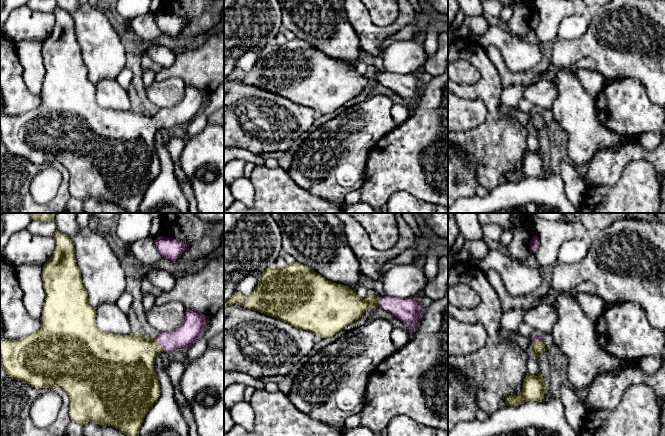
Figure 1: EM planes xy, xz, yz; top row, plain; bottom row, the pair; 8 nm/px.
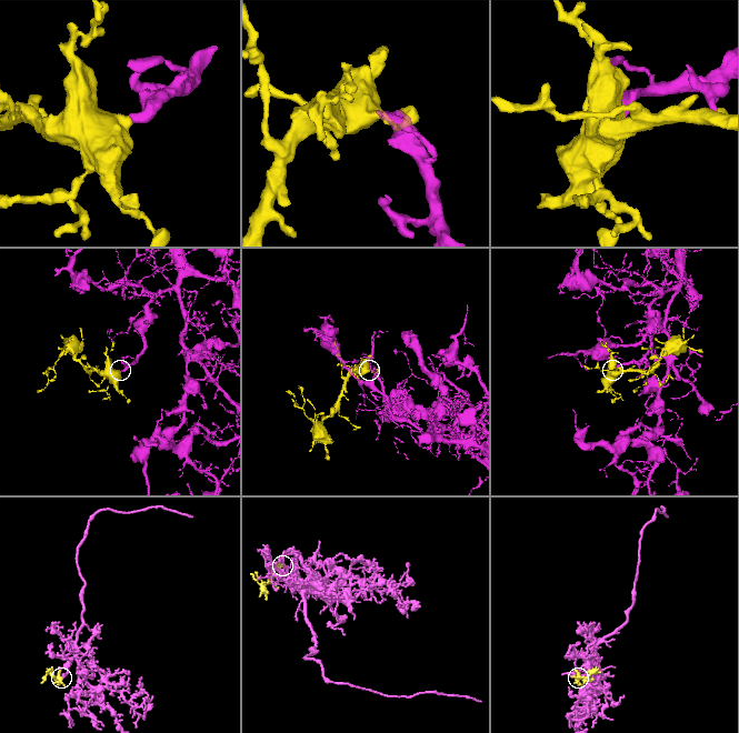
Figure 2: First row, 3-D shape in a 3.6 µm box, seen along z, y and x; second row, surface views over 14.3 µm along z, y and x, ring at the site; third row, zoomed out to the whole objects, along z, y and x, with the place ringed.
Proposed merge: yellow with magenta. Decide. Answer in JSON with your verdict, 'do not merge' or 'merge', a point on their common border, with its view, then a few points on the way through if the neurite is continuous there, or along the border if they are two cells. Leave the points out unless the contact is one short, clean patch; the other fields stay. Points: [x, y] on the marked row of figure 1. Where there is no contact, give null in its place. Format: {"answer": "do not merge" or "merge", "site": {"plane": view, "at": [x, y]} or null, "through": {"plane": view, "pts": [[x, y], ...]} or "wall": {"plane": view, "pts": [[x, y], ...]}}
{"answer": "merge", "site": {"plane": "xy", "at": [158, 344]}, "through": {"plane": "xy", "pts": [[131, 358], [137, 352], [158, 344], [162, 341], [180, 339]]}}

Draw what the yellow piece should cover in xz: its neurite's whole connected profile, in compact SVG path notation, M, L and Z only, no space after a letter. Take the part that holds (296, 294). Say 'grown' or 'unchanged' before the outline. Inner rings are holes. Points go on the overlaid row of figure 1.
grown | M298 262L287 264L285 268L281 269L275 266L266 269L259 275L258 284L250 295L246 296L235 291L232 297L224 303L224 307L232 304L239 304L244 308L277 318L297 329L307 330L318 338L330 338L358 320L365 311L380 307L407 326L411 339L423 312L416 297L396 298L372 295L360 298L355 290L345 285L334 284L310 267Z

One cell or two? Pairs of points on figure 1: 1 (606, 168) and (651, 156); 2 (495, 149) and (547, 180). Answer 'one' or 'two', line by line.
1: one
2: two

